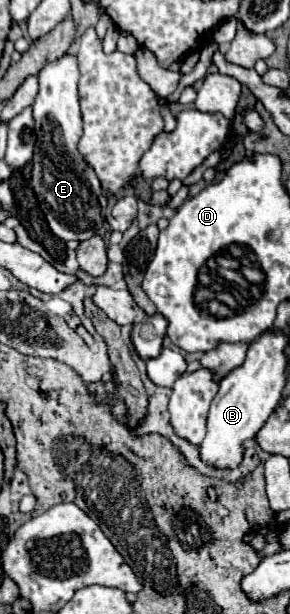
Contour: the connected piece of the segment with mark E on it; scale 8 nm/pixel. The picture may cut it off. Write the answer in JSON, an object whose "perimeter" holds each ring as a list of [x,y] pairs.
{"perimeter":[[[64,54],[58,60],[46,62],[44,68],[38,72],[40,90],[32,104],[32,114],[36,122],[36,150],[32,158],[32,180],[30,186],[36,192],[36,198],[40,202],[40,208],[44,212],[44,218],[50,226],[50,232],[58,236],[60,240],[88,240],[90,236],[98,234],[98,230],[104,226],[104,208],[100,206],[100,182],[94,174],[94,170],[84,162],[82,154],[78,152],[76,144],[82,136],[82,116],[78,106],[78,60],[74,54]]]}

